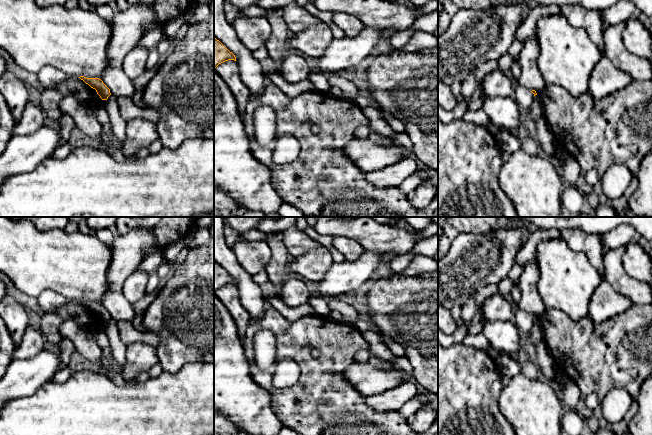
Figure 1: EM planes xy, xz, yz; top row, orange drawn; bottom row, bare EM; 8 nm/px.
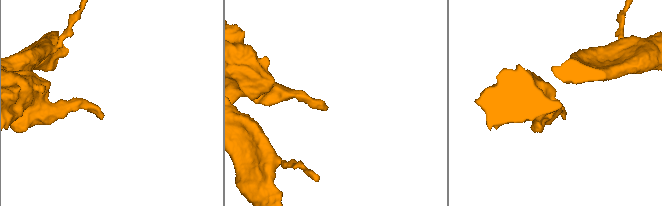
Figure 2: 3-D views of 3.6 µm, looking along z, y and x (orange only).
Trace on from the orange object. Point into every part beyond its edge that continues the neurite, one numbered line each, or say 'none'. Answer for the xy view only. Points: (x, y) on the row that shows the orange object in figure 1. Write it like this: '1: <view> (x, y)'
none

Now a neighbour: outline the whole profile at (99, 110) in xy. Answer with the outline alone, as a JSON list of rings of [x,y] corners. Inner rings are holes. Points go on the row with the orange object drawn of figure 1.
[[[100,99],[96,104],[94,104],[93,113],[96,119],[100,122],[103,131],[110,133],[112,131],[112,125],[105,108],[105,100]]]

